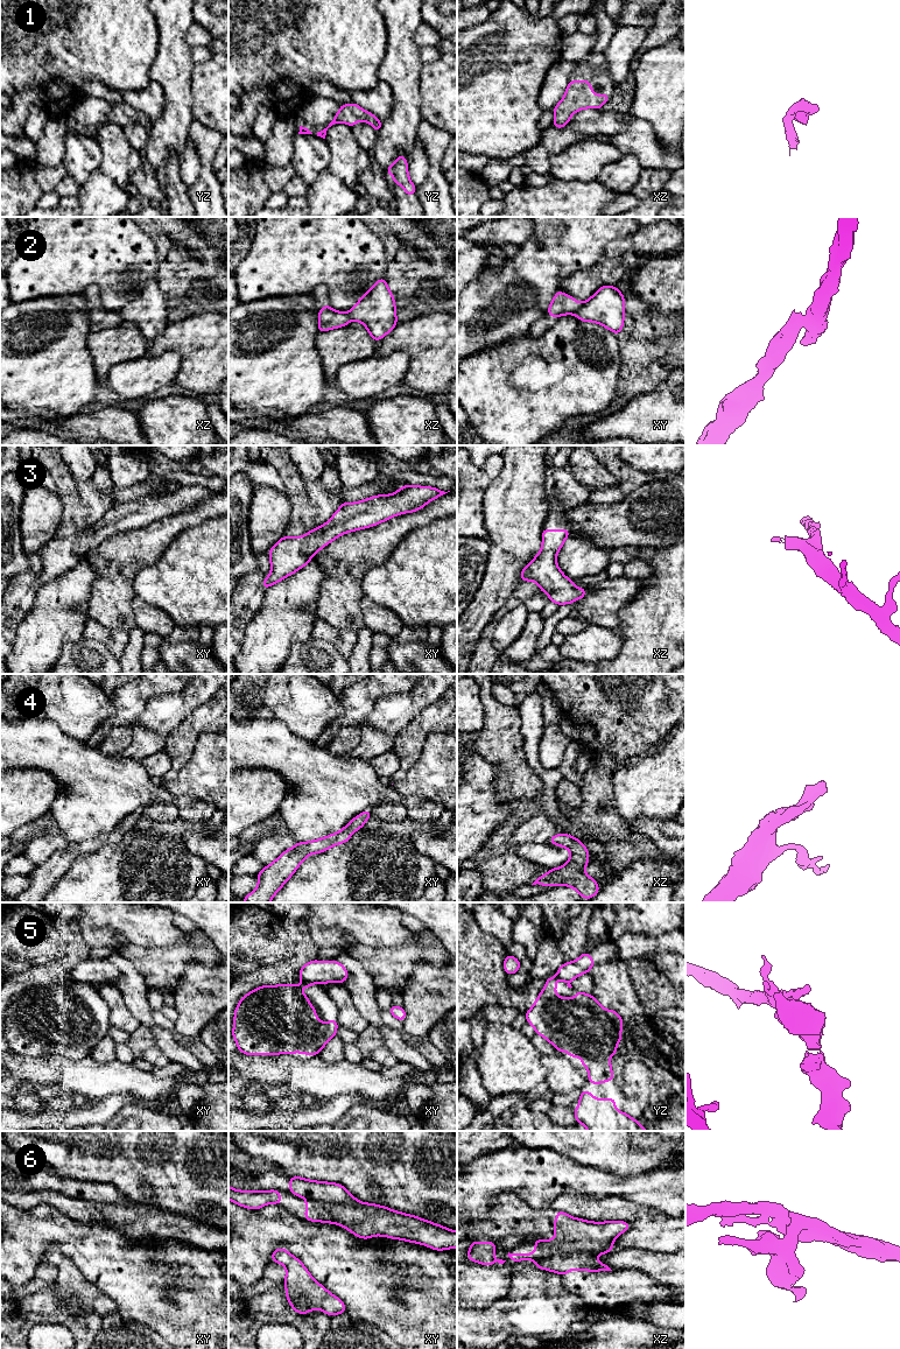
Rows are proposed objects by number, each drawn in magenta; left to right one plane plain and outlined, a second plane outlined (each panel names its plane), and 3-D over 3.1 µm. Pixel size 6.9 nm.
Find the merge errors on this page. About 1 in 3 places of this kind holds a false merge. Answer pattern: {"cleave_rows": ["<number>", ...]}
{"cleave_rows": ["2", "5", "6"]}

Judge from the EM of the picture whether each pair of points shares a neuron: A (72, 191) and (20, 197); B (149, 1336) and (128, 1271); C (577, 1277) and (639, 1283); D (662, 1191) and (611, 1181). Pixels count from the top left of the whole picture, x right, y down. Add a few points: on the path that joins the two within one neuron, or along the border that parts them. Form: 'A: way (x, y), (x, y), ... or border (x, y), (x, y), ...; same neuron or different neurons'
A: border (68, 175), (54, 190); different neurons
B: border (120, 1315), (126, 1321), (140, 1321), (160, 1335); different neurons
C: way (592, 1281), (624, 1283); same neuron
D: way (649, 1188), (624, 1187); same neuron

